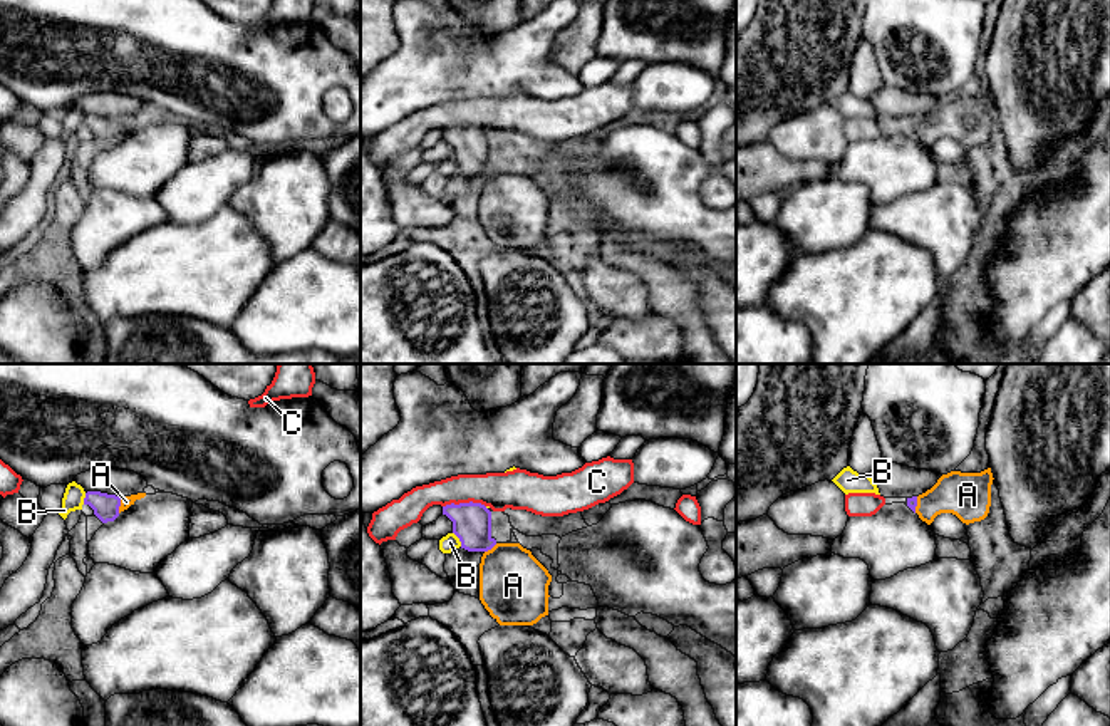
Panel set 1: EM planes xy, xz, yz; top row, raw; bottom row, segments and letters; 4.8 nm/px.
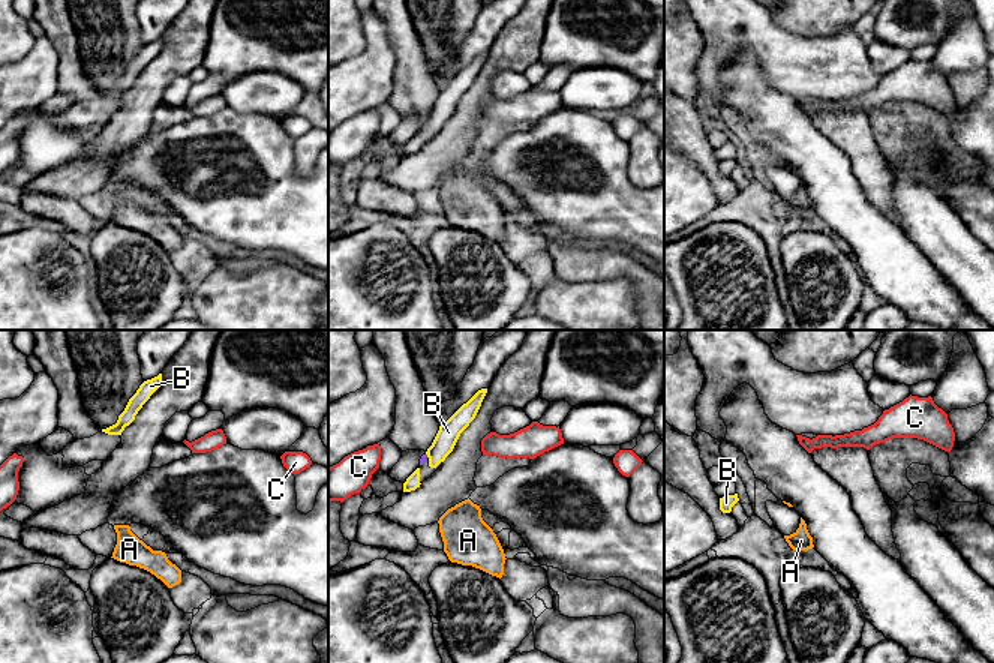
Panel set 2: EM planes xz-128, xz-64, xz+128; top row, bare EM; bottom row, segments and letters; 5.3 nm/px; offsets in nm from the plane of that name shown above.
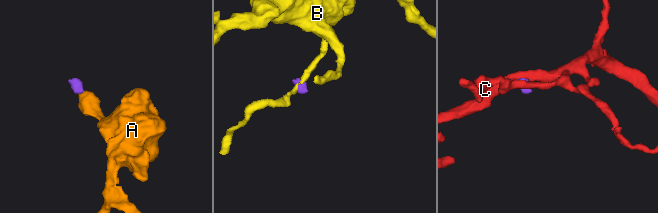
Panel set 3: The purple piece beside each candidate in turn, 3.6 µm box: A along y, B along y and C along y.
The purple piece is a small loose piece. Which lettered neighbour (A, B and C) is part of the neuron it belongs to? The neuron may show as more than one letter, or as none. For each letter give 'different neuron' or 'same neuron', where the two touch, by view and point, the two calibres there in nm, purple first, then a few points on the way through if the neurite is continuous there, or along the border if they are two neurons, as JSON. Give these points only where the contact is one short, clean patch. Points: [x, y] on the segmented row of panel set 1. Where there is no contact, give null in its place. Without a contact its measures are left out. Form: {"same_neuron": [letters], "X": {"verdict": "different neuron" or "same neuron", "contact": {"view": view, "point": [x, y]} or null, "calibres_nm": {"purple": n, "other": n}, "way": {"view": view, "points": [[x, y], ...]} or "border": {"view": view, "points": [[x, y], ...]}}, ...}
{"same_neuron": ["A"], "A": {"verdict": "same neuron", "contact": {"view": "xy", "point": [119, 505]}, "calibres_nm": {"purple": 130, "other": 60}, "way": {"view": "xy", "points": [[106, 507], [119, 505], [126, 502]]}}, "B": {"verdict": "different neuron", "contact": {"view": "xz", "point": [458, 537]}, "calibres_nm": {"purple": 190, "other": 80}, "border": {"view": "xz", "points": [[453, 532], [461, 545]]}}, "C": {"verdict": "different neuron", "contact": {"view": "xz", "point": [463, 503]}, "calibres_nm": {"purple": 190, "other": 180}, "border": {"view": "xz", "points": [[485, 505], [460, 502], [443, 507]]}}}

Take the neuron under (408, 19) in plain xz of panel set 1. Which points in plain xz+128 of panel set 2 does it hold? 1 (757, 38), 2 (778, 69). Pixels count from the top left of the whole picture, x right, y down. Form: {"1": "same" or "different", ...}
{"1": "same", "2": "same"}

